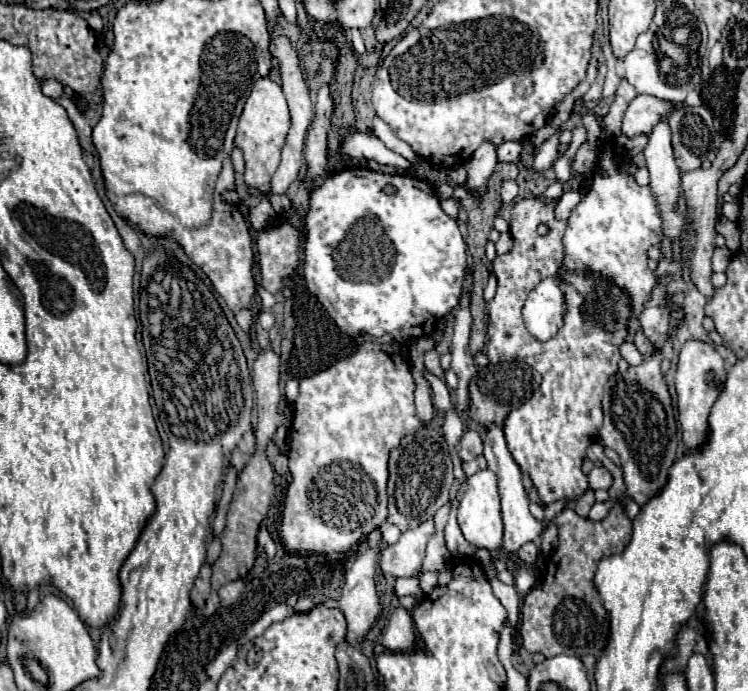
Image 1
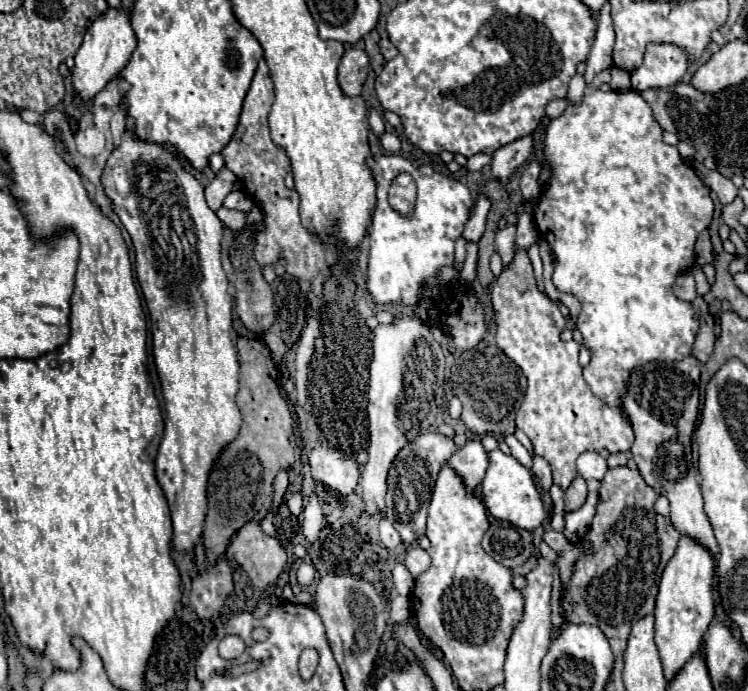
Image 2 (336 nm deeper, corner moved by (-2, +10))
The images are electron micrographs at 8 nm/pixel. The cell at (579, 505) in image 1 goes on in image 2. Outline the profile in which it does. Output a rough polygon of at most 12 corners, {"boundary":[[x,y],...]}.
{"boundary":[[580,476],[566,490],[564,510],[578,510],[586,502],[586,480]]}

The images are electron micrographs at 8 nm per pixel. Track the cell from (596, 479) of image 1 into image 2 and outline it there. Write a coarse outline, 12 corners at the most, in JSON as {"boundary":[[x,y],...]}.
{"boundary":[[598,452],[580,454],[578,474],[584,480],[602,480],[608,472]]}

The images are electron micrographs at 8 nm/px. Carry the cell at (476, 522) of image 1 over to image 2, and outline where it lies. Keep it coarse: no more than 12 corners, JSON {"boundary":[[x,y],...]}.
{"boundary":[[490,452],[482,482],[488,512],[534,530],[546,510],[534,474]]}

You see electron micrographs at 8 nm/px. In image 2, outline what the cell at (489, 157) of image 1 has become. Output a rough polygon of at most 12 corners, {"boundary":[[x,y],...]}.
{"boundary":[[478,196],[464,226],[464,238],[478,242],[484,234],[490,202]]}

